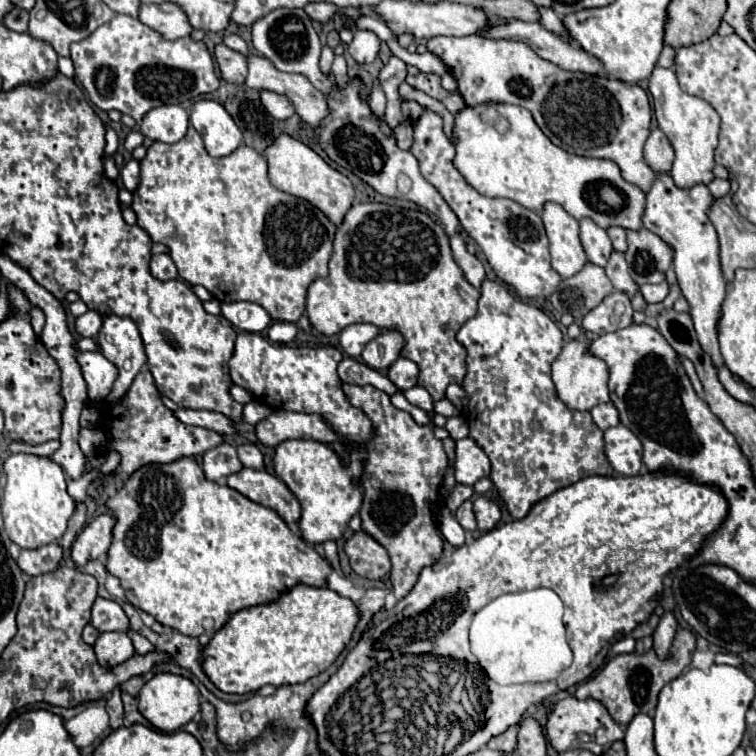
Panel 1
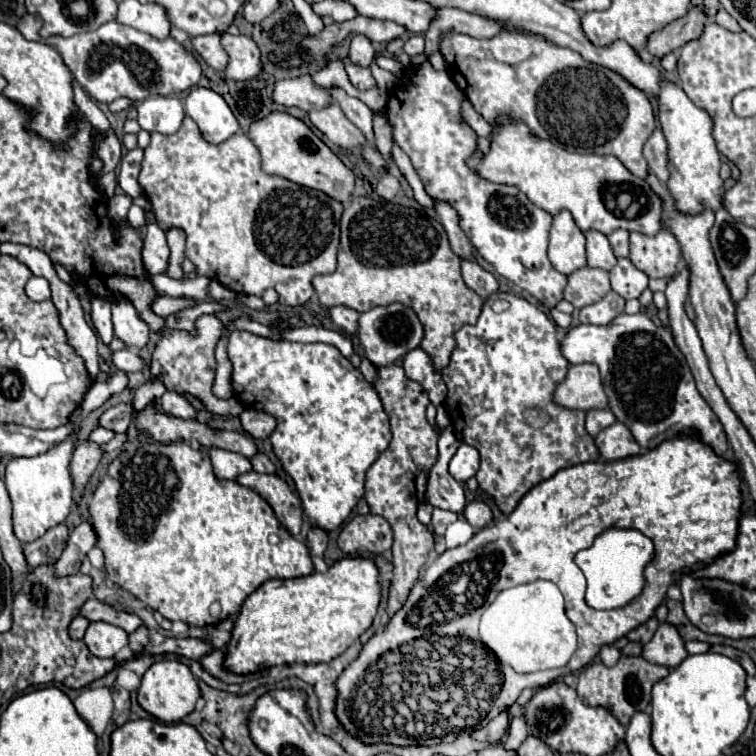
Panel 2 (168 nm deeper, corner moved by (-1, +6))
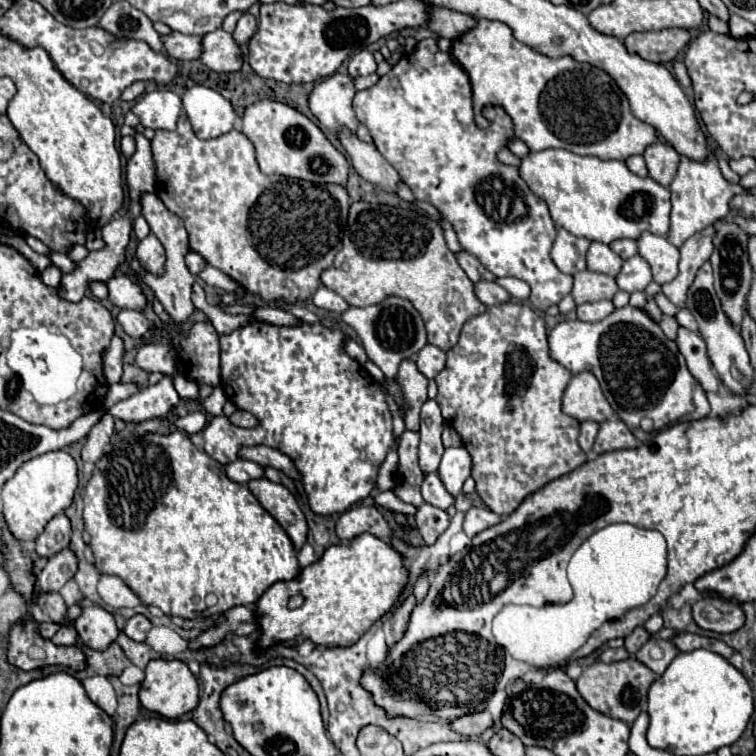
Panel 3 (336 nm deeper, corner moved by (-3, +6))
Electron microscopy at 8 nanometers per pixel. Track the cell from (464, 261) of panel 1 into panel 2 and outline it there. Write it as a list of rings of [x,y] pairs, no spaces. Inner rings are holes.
[[[462,261],[462,275],[464,275],[464,283],[472,291],[476,291],[484,301],[490,295],[498,293],[498,281],[496,281],[496,277],[492,273],[484,271],[478,263],[474,263],[474,261]]]

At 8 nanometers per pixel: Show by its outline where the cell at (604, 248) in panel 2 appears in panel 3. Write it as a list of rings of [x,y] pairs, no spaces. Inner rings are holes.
[[[592,241],[588,255],[586,255],[586,261],[588,261],[590,271],[606,273],[612,277],[618,275],[620,267],[622,267],[622,259],[606,243],[598,243],[598,241]]]

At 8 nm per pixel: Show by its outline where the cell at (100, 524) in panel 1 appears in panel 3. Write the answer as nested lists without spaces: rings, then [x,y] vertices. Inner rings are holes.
[[[66,547],[48,559],[46,567],[38,575],[36,589],[38,591],[58,591],[62,589],[66,581],[74,577],[76,571],[78,571],[78,557],[70,547]]]

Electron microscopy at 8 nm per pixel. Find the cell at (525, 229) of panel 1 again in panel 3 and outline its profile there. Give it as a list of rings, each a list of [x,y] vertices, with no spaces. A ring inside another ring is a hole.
[[[434,37],[422,39],[416,49],[402,57],[384,77],[380,77],[376,85],[358,91],[354,97],[354,111],[358,121],[368,127],[378,151],[398,171],[404,183],[412,189],[414,197],[432,203],[452,223],[464,251],[476,255],[496,277],[510,275],[526,281],[532,289],[530,301],[540,311],[546,311],[550,305],[558,305],[560,299],[572,291],[572,275],[558,271],[550,259],[556,225],[546,201],[528,189],[516,167],[502,165],[496,159],[496,153],[514,135],[510,117],[500,107],[490,107],[490,127],[476,127],[470,79],[448,53],[438,49]]]

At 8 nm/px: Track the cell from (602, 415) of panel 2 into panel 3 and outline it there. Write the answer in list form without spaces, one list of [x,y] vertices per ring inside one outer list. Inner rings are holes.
[[[584,421],[584,423],[582,423],[578,443],[580,443],[580,447],[582,447],[586,453],[592,451],[592,445],[594,445],[594,439],[596,439],[596,435],[598,435],[598,429],[600,429],[600,423],[596,423],[596,421]]]

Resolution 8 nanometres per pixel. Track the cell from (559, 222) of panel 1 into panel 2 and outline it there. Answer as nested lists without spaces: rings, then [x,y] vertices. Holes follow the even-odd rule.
[[[564,209],[560,211],[550,229],[550,245],[548,245],[548,257],[552,265],[564,273],[570,275],[572,271],[586,265],[586,239],[584,233],[576,227],[572,215]]]

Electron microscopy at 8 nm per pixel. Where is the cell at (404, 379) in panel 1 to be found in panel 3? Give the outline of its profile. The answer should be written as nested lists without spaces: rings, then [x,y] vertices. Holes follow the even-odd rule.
[[[426,345],[420,349],[416,357],[416,367],[426,379],[434,379],[446,365],[446,353],[434,345]]]

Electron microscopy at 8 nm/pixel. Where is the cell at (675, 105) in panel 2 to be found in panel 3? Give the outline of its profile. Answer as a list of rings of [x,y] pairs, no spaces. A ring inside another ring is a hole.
[[[710,151],[704,161],[694,161],[694,159],[688,159],[686,155],[682,155],[680,165],[678,165],[678,173],[676,173],[674,181],[670,183],[670,191],[672,191],[672,215],[670,215],[668,241],[672,245],[680,247],[688,237],[702,231],[712,221],[726,217],[730,197],[742,193],[744,189],[728,183],[722,177],[720,167],[718,167],[718,159]]]

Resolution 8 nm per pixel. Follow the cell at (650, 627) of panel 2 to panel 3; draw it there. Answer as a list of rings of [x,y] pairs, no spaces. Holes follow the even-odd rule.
[[[636,627],[624,641],[624,645],[626,645],[626,649],[632,653],[632,655],[636,655],[636,651],[646,643],[650,639],[650,633],[644,629],[644,627]]]

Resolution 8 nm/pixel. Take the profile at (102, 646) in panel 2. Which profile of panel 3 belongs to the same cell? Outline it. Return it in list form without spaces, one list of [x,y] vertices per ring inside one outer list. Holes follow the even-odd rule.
[[[98,605],[82,609],[82,615],[76,619],[74,627],[78,631],[80,641],[86,647],[96,649],[96,651],[108,649],[120,633],[120,629],[116,627],[114,615]]]

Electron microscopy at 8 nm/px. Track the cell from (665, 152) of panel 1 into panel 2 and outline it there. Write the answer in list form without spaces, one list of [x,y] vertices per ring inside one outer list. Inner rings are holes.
[[[656,129],[652,133],[652,137],[648,137],[648,141],[644,143],[644,159],[650,167],[650,171],[654,171],[654,175],[662,183],[666,183],[668,177],[670,177],[670,171],[668,171],[668,143],[666,143],[660,129]]]

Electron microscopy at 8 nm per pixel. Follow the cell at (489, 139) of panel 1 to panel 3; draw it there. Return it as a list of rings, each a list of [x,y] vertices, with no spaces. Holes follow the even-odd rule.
[[[544,149],[522,157],[518,171],[530,191],[546,201],[554,223],[576,237],[612,243],[616,239],[638,239],[642,231],[668,233],[670,191],[650,177],[634,175],[624,161],[604,161],[564,149]]]

